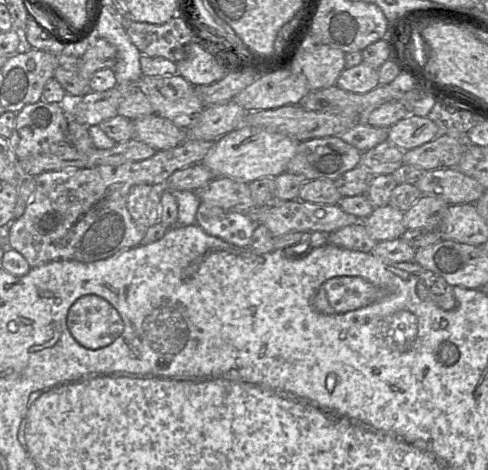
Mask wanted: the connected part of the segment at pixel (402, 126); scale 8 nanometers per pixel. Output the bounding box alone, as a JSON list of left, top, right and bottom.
[387,114,440,151]

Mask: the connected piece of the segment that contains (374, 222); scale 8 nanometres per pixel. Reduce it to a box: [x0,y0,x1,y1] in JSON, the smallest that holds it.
[362,204,407,242]

